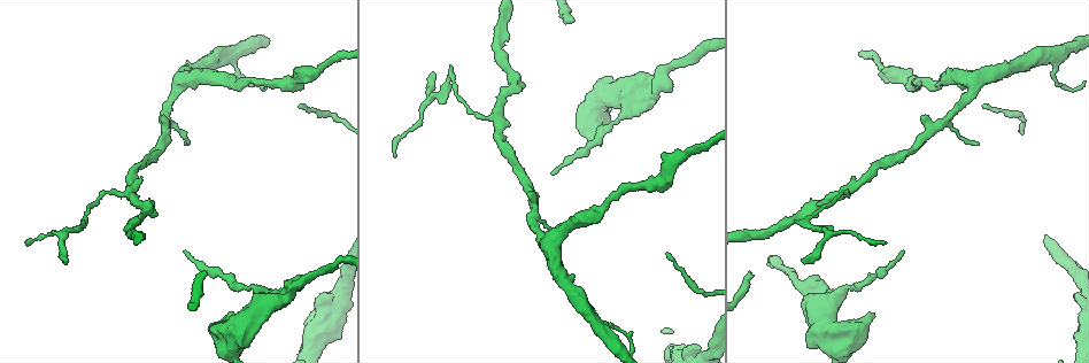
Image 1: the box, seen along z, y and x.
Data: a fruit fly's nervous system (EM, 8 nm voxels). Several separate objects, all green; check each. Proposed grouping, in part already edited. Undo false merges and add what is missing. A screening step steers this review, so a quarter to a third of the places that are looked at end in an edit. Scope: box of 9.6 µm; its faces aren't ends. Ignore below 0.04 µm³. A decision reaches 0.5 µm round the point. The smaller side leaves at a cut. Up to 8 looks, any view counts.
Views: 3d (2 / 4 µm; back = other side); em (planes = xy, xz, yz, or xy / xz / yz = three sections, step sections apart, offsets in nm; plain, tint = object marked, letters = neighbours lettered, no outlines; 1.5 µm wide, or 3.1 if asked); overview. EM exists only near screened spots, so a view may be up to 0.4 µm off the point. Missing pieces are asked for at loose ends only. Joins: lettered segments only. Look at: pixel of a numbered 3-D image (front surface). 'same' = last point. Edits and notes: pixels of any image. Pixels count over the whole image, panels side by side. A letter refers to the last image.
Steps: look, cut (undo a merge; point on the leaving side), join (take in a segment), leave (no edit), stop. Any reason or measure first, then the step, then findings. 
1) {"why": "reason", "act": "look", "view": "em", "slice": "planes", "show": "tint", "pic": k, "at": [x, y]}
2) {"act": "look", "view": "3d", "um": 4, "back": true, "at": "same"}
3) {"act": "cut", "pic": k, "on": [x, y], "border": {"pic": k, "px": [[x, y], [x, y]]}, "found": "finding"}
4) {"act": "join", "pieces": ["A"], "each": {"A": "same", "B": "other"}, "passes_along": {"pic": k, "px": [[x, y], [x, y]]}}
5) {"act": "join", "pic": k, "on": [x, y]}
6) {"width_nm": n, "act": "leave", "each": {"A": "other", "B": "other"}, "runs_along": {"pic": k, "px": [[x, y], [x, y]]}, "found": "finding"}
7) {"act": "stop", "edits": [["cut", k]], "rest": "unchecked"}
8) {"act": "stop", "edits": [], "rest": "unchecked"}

{"why": "sudden change in width", "act": "look", "view": "em", "slice": "planes", "show": "letters", "pic": 1, "at": [237, 86]}

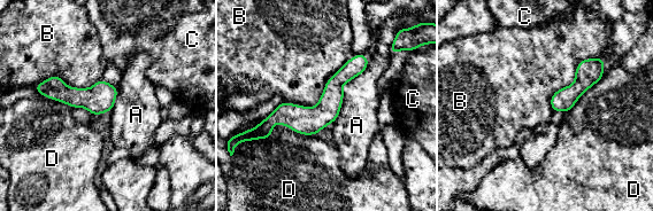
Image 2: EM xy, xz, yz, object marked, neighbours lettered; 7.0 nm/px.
{"act": "leave", "each": {"A": "other", "B": "other", "C": "other", "D": "other"}, "border": {"pic": 2, "px": [[352, 57], [314, 106], [283, 102]]}, "found": "all the same neuron"}

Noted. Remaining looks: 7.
{"why": "an open end", "act": "look", "view": "3d", "um": 2, "pic": 1, "at": [66, 264]}

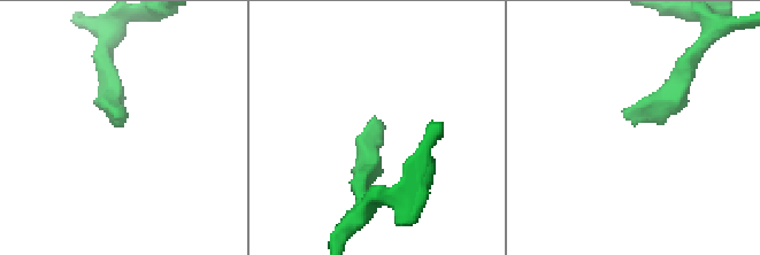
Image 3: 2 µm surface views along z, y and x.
{"why": "need the tissue", "act": "look", "view": "em", "slice": "planes", "show": "letters", "pic": 3, "at": [379, 126]}

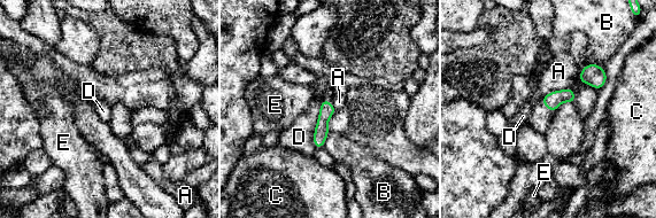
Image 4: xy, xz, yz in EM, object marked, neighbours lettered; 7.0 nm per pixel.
{"act": "leave", "each": {"A": "other", "B": "other", "C": "other", "D": "other", "E": "other"}, "border": {"pic": 4, "px": [[569, 86], [553, 90], [541, 98]]}, "found": "no lettered segment goes on from it"}

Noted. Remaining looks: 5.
{"why": "thin end", "act": "look", "view": "3d", "um": 4, "back": true, "pic": 1, "at": [885, 242]}

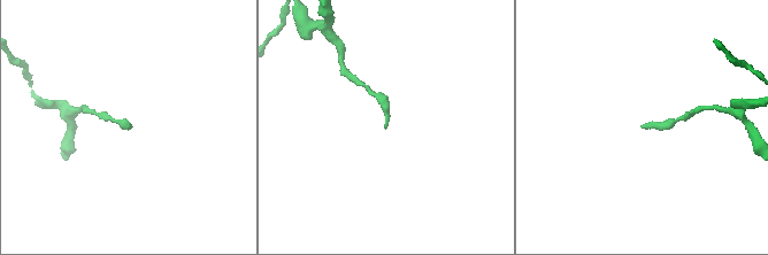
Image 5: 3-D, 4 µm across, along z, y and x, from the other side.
{"why": "now the EM", "act": "look", "view": "em", "slice": "xz", "step": 4, "show": "letters", "pic": 5, "at": [384, 125]}

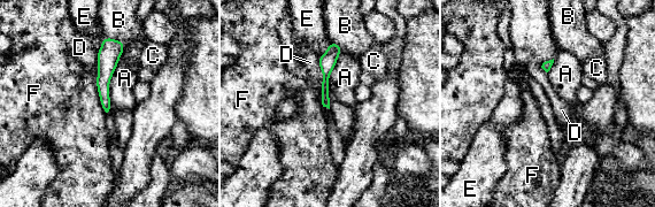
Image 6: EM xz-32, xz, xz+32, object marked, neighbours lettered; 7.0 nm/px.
{"act": "leave", "each": {"A": "other", "B": "other", "C": "other", "D": "other", "E": "other", "F": "other"}, "runs_along": {"pic": 6, "px": [[105, 40], [103, 98], [107, 106]]}, "found": "no lettered segment goes on from it"}

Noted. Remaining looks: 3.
{"act": "stop", "edits": [], "rest": "unchecked"}

